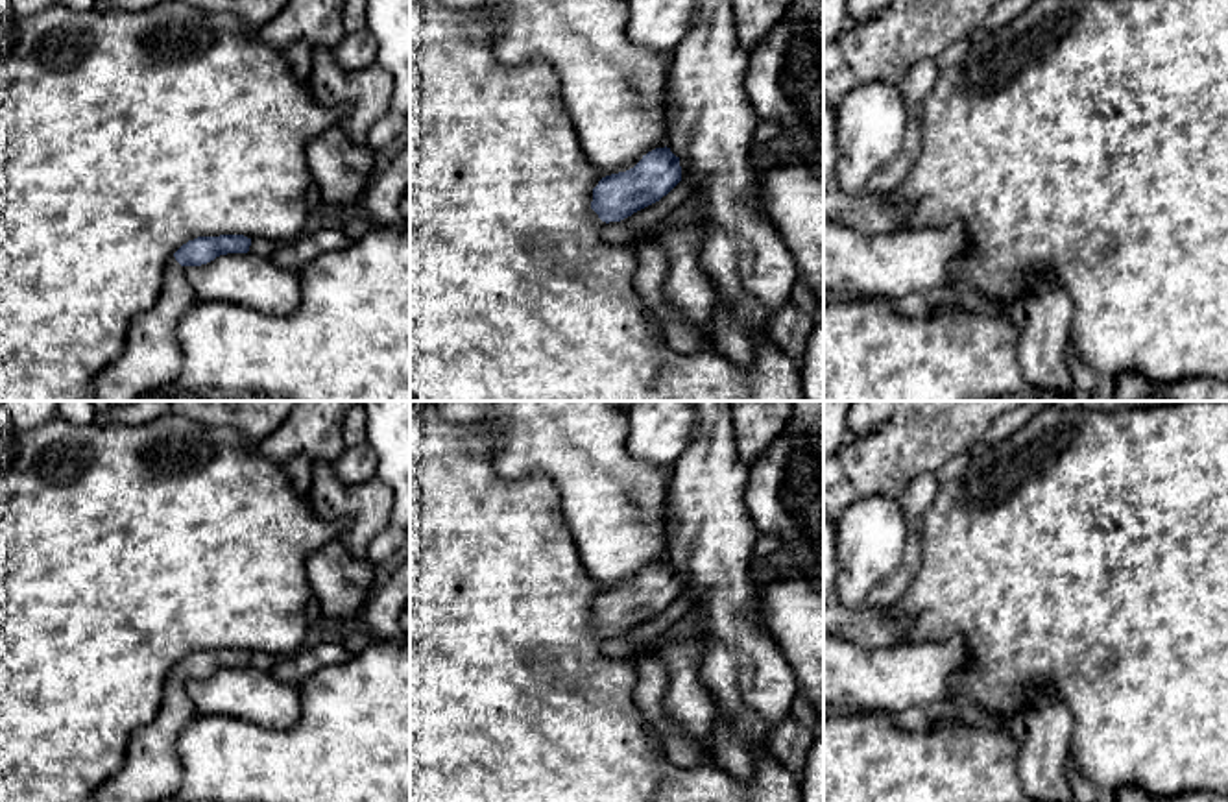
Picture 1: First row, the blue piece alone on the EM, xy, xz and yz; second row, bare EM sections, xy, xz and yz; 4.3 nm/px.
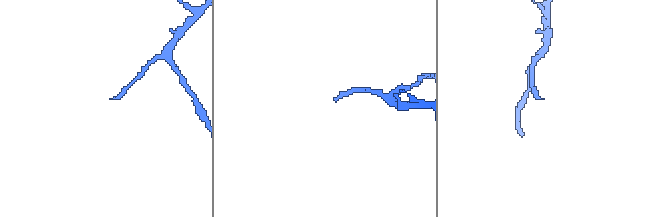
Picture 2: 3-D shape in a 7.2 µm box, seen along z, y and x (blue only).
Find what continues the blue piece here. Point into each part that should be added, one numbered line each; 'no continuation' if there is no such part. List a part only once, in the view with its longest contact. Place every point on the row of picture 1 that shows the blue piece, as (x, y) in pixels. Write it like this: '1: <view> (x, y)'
1: xy (152, 357)

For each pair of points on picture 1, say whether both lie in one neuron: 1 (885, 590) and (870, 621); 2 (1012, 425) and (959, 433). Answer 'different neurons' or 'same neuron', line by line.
1: different neurons
2: different neurons

